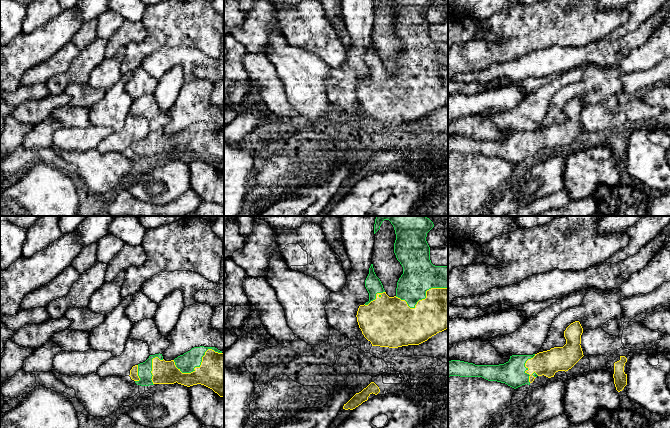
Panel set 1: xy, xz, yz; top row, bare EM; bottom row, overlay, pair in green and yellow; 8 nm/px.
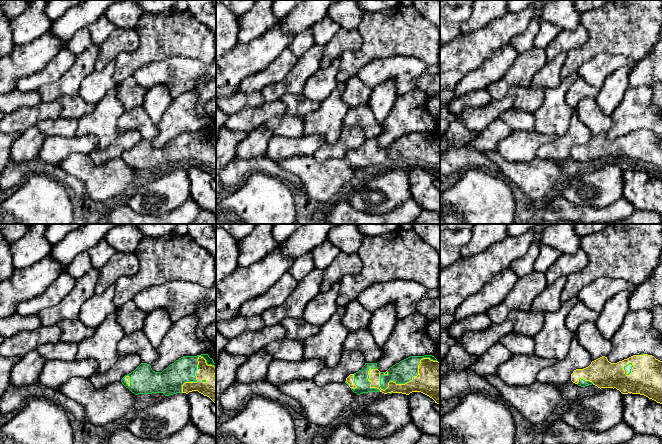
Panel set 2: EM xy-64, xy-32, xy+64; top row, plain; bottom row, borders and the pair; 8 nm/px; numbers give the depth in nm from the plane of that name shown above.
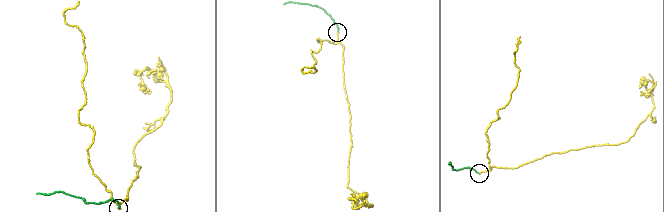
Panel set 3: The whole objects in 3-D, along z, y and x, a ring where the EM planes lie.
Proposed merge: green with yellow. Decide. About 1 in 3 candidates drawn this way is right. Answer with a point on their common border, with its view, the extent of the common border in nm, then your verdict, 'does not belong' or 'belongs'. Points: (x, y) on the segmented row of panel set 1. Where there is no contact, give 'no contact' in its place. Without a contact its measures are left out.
xy (199, 365) | 400 nm | belongs

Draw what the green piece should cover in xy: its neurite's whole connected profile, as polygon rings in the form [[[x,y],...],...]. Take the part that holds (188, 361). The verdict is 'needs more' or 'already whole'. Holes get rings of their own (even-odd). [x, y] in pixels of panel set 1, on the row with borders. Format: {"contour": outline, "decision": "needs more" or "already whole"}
{"contour": [[[200,346],[171,361],[165,361],[160,353],[150,355],[145,362],[133,366],[129,376],[141,386],[176,382],[187,387],[201,384],[212,389],[220,397],[224,397],[224,354],[215,347]]], "decision": "needs more"}

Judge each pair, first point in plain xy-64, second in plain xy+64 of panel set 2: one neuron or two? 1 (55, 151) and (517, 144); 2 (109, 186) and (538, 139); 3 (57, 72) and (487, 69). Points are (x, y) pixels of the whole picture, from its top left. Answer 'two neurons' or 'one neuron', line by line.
1: one neuron
2: two neurons
3: one neuron

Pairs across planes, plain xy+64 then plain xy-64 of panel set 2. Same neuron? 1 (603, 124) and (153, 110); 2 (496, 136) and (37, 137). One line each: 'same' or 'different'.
1: different
2: same

